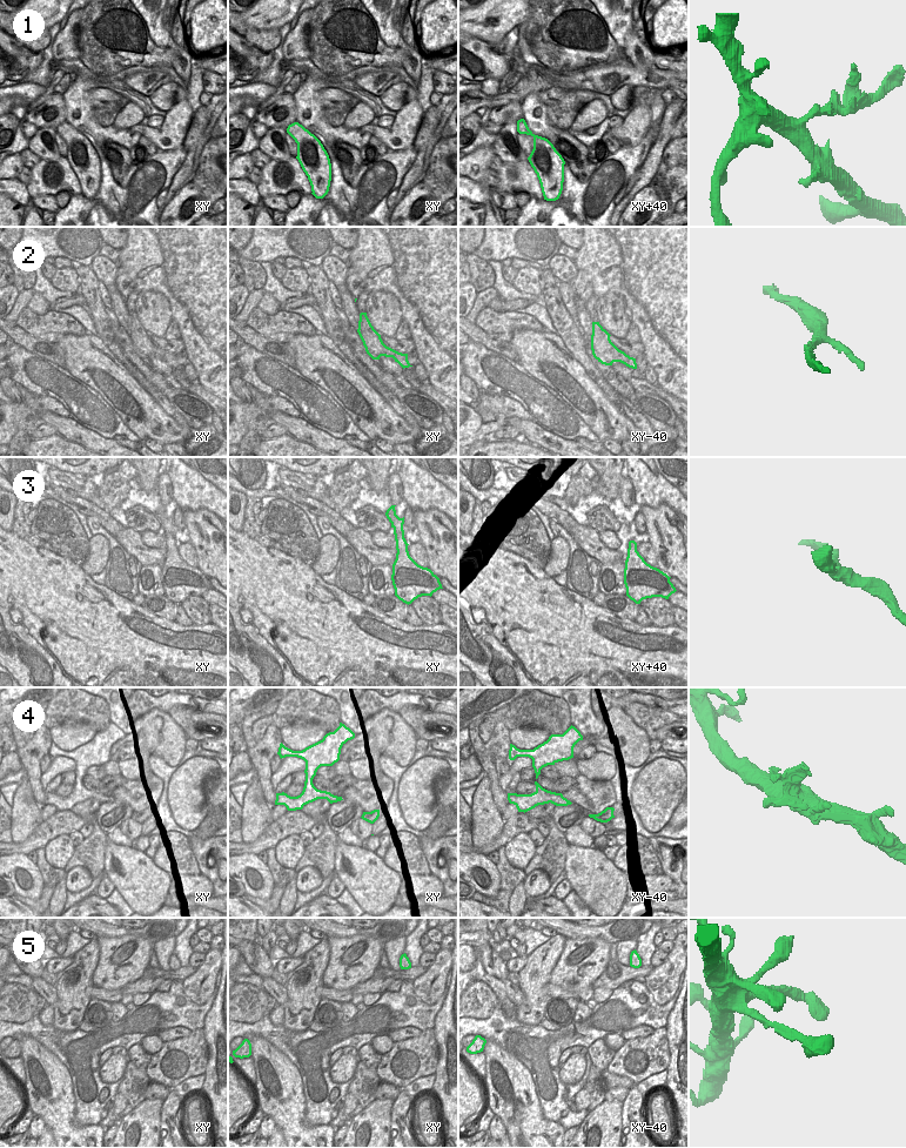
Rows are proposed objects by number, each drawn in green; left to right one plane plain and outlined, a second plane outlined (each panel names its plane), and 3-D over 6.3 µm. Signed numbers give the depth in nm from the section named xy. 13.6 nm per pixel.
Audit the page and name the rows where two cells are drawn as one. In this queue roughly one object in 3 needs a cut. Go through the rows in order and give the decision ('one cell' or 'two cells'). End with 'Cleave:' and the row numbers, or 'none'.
1: two cells
2: one cell
3: one cell
4: one cell
5: one cell
Cleave: 1

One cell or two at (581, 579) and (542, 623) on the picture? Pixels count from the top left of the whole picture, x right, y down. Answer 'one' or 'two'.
two

